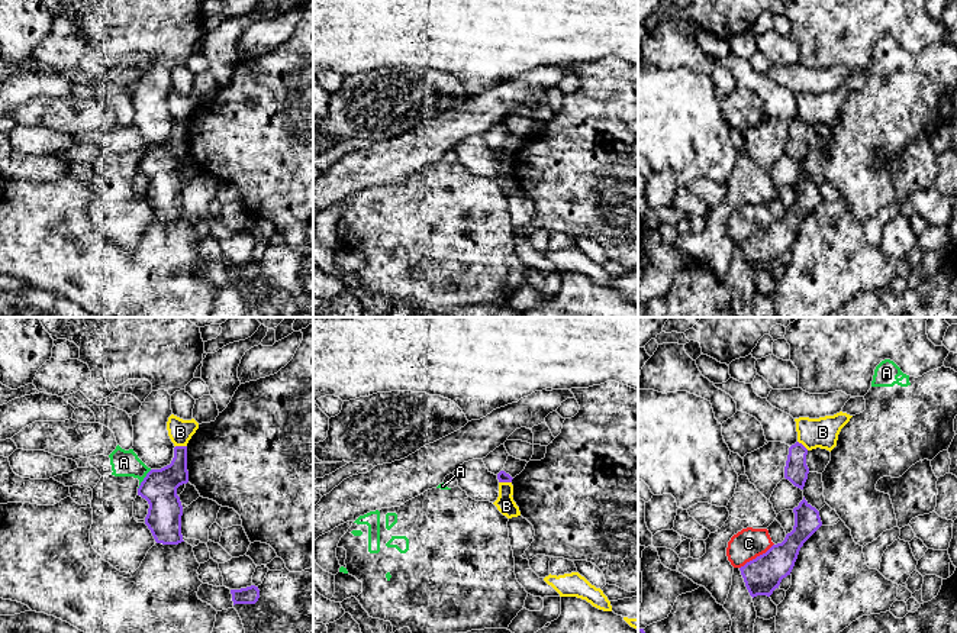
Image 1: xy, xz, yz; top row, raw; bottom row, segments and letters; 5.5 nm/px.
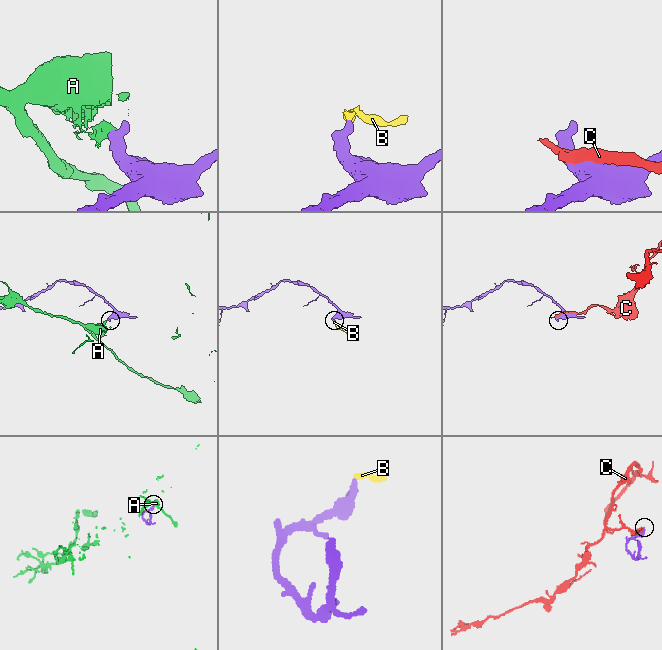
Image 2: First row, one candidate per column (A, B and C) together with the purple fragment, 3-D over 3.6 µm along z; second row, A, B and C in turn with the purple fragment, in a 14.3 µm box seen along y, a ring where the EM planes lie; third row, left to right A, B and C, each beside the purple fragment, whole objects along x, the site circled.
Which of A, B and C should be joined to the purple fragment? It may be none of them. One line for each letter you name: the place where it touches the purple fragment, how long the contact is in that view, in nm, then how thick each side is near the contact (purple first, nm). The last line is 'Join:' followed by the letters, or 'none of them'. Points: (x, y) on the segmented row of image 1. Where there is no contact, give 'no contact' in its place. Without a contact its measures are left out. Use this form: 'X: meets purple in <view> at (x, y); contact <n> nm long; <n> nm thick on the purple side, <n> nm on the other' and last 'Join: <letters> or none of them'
Join: none of them

